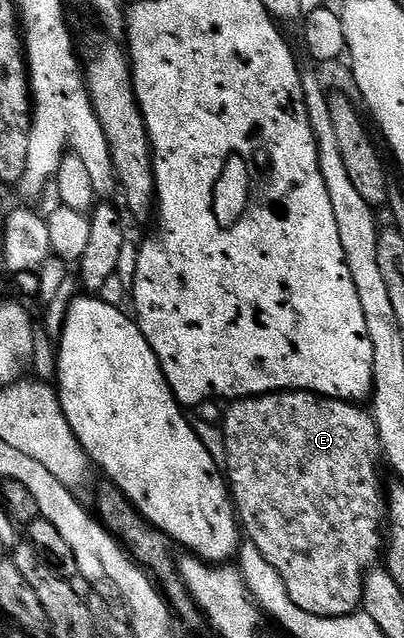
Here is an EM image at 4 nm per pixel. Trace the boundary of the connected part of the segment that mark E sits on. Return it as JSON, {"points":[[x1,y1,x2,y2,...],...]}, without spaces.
{"points":[[300,389,245,395,230,405,233,406,229,410,226,408,223,413,225,434,223,472,244,536,246,533,253,540,252,548,256,553,263,555,263,559,267,559,267,563,271,563,271,567,279,571,279,579,283,579,287,595,291,595,291,603,295,603,295,607,303,607,303,611,320,617,343,617,346,613,354,612,361,603,361,581,365,577,365,570,370,568,376,562,373,560,376,557,378,560,383,553,383,485,381,489,381,477,377,474,377,464,379,466,382,464,383,454,372,412,365,410,364,413,360,404,351,401,323,397,312,391]]}

